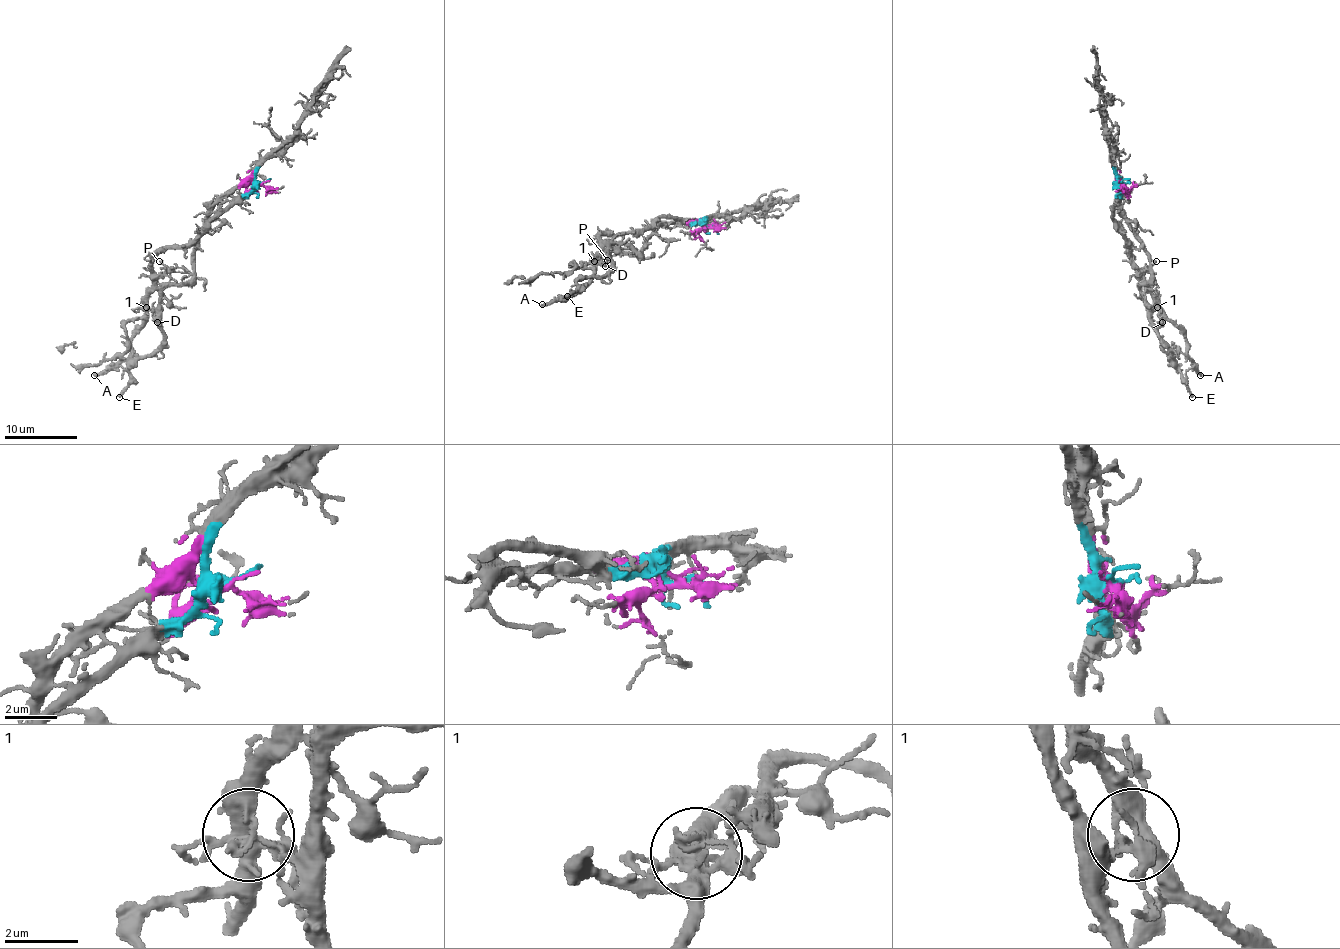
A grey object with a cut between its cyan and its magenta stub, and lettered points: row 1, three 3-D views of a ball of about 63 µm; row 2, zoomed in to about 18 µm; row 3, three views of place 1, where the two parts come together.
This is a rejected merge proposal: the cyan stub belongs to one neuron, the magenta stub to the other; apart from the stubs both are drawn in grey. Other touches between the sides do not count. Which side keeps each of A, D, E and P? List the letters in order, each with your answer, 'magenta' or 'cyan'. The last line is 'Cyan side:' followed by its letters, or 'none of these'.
A: cyan
D: cyan
E: magenta
P: cyan
Cyan side: A, D, P

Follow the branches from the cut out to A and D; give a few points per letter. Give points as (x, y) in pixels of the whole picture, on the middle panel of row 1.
A: (706, 227), (657, 218), (641, 230), (603, 234), (594, 276), (572, 296), (542, 305)
D: (706, 227), (703, 223), (683, 223), (674, 218), (657, 218), (641, 230), (603, 234), (594, 261), (605, 267)

